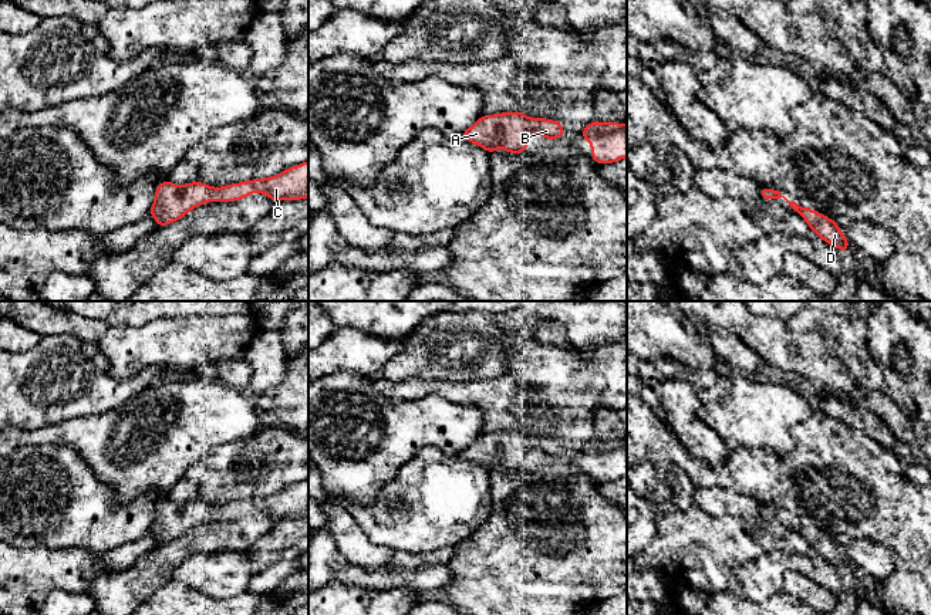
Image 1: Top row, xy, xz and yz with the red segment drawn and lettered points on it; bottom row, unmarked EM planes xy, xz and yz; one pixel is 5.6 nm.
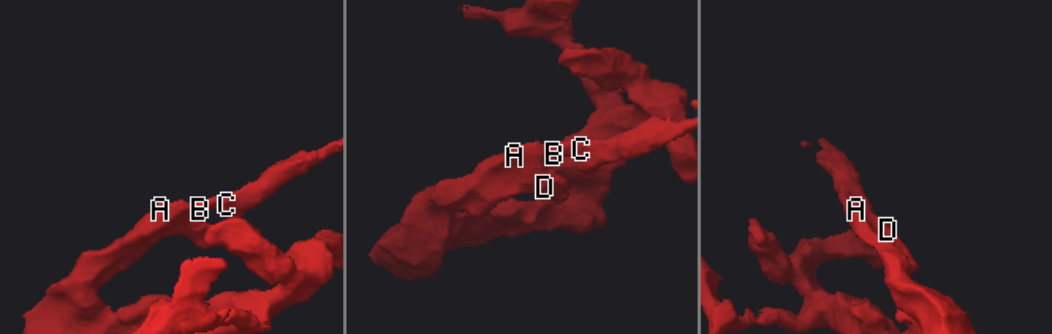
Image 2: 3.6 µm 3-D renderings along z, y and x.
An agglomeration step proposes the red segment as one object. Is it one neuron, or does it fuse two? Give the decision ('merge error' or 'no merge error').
no merge error

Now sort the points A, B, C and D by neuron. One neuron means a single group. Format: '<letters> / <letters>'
A B C D

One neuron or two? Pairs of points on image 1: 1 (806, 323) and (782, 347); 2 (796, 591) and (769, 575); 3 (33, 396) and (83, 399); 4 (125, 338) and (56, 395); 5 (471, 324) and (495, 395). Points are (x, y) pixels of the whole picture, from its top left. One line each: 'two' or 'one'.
1: two
2: two
3: one
4: two
5: two

